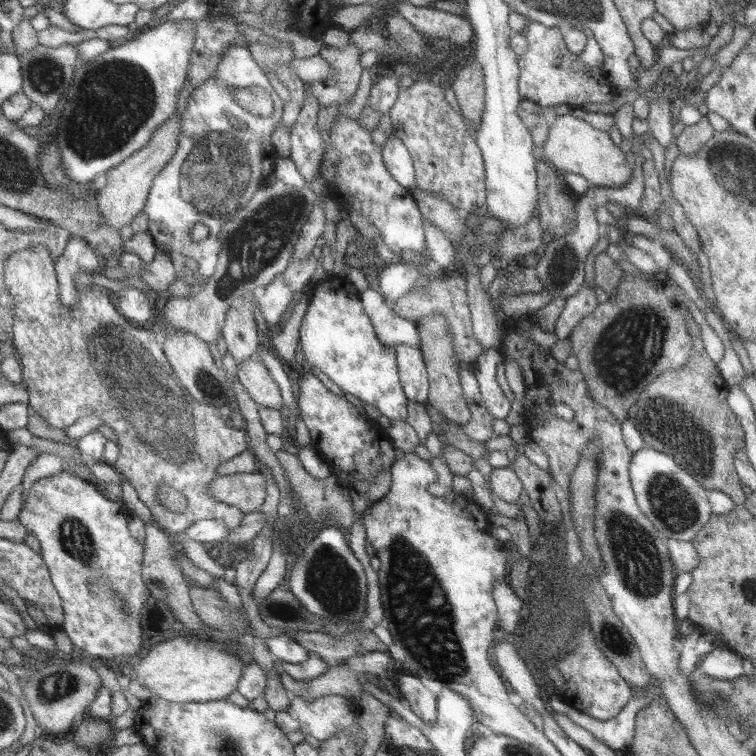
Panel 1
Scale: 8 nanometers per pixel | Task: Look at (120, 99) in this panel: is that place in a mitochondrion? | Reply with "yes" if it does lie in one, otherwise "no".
yes

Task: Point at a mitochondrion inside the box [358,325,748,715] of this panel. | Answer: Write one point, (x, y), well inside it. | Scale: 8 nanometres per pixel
(419, 611)

